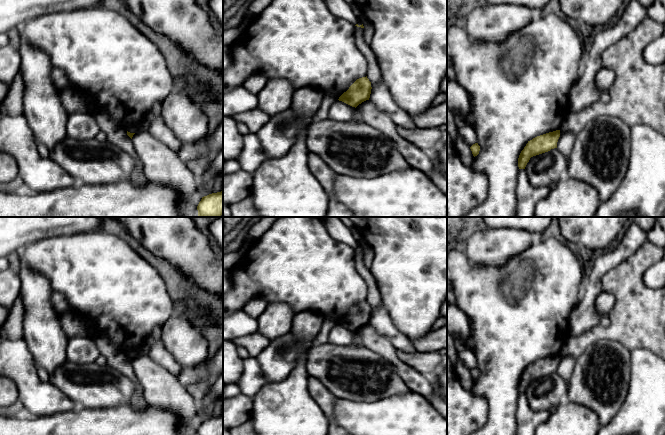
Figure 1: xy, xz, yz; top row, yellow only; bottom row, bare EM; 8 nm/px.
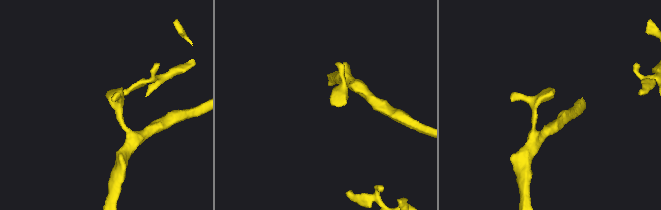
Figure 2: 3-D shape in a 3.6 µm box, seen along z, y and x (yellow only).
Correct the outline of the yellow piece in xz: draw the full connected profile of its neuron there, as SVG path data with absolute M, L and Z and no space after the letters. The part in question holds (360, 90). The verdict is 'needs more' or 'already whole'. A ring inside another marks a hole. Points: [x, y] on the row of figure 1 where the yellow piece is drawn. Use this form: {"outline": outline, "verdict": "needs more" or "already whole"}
{"outline": "M367 76L362 77L357 79L338 100L356 108L362 102L369 100L371 89L371 82Z", "verdict": "already whole"}

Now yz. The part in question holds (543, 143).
{"outline": "M560 130L549 132L528 141L518 158L519 169L525 169L530 158L557 148Z", "verdict": "already whole"}

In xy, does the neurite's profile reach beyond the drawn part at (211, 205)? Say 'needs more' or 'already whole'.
already whole

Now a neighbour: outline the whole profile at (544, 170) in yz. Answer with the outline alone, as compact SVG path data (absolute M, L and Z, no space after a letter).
M557 149L533 156L525 170L533 187L554 187L566 177L569 160Z

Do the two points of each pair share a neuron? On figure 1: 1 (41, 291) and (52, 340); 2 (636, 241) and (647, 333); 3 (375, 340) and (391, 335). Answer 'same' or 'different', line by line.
1: same
2: different
3: different

